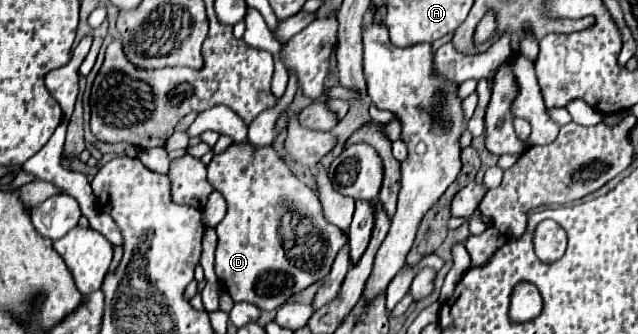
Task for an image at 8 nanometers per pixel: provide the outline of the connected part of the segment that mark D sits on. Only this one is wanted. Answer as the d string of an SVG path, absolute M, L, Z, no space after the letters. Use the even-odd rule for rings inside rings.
M247 140L241 144L231 144L225 152L213 156L207 172L211 186L227 200L227 216L215 228L215 272L233 302L251 302L261 310L275 310L283 306L293 294L305 290L329 274L331 264L347 236L325 220L317 194L295 178L273 146L255 148Z

